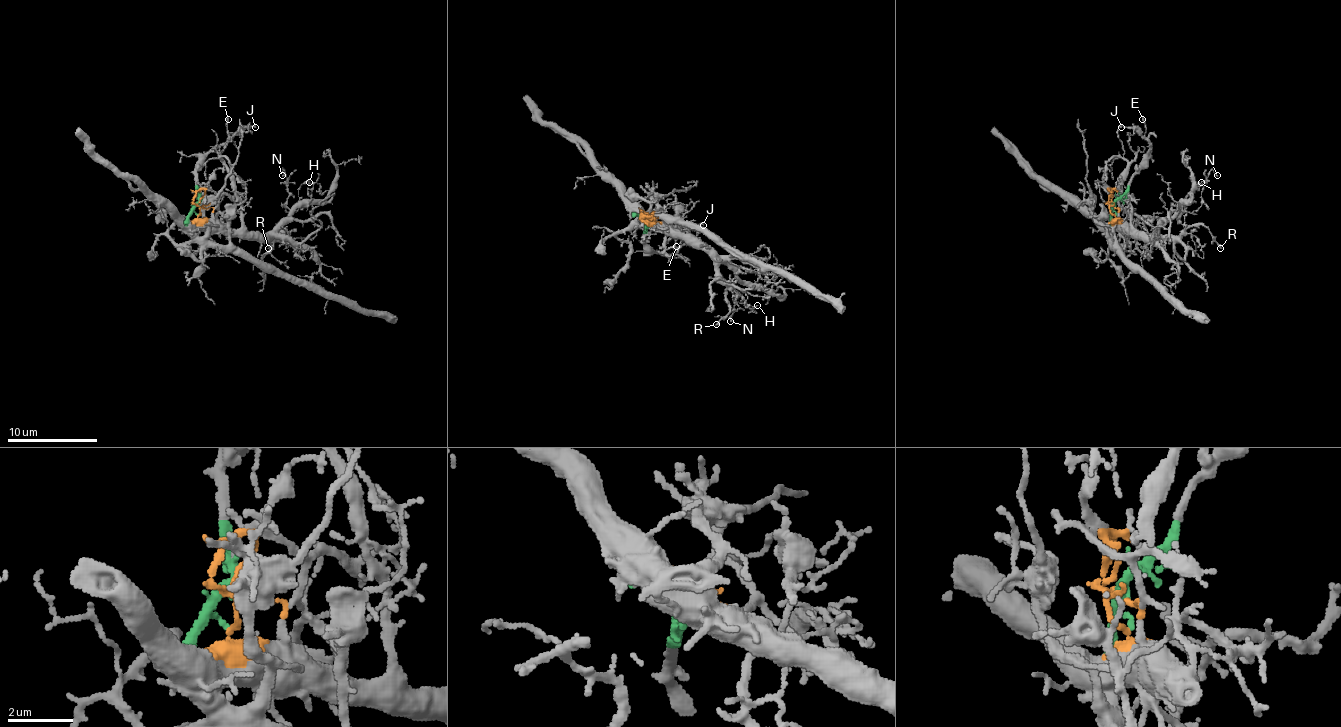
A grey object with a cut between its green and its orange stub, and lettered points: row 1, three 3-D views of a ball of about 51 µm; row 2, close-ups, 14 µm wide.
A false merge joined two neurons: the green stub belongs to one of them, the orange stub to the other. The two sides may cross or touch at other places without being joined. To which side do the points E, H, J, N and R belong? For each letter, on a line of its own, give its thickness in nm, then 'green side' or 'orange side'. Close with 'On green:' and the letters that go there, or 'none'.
E: 140 nm thick; green side
H: 90 nm thick; orange side
J: 130 nm thick; green side
N: 110 nm thick; orange side
R: 140 nm thick; orange side
On green: E, J

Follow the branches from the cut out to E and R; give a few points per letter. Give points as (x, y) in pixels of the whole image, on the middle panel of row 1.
E: (645, 216), (645, 241), (661, 255), (677, 252), (677, 246)
R: (643, 216), (647, 214), (688, 234), (710, 257), (715, 275), (724, 284), (729, 307), (715, 325)

